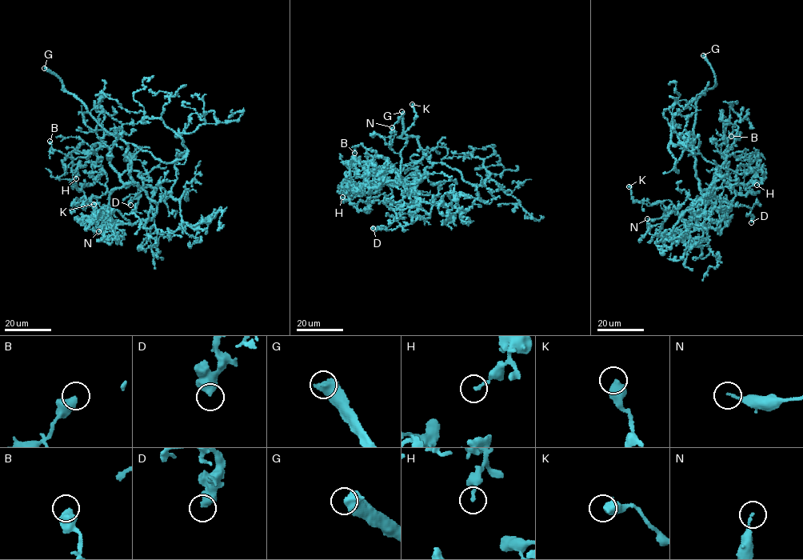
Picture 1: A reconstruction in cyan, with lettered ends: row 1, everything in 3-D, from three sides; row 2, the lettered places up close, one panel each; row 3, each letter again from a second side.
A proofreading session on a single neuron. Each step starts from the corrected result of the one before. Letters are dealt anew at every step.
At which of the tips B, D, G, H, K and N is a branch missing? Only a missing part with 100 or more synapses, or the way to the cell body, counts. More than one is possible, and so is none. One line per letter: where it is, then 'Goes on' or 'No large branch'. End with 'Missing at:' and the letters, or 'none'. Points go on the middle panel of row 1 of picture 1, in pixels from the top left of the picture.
B: Place: (354, 153). No large branch
D: Place: (373, 228). No large branch
G: Place: (401, 111). Goes on
H: Place: (342, 197). No large branch
K: Place: (412, 104). No large branch
N: Place: (392, 127). No large branch
Missing at: G

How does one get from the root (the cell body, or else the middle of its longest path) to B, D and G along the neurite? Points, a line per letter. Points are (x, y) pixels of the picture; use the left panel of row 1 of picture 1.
B: (128, 144), (133, 183), (121, 181), (109, 148), (75, 159), (51, 152), (49, 141)
D: (128, 144), (130, 179), (156, 204), (157, 211), (152, 212), (150, 201), (156, 186), (141, 188), (130, 205)
G: (128, 144), (106, 130), (79, 99), (67, 91), (63, 82), (44, 68)

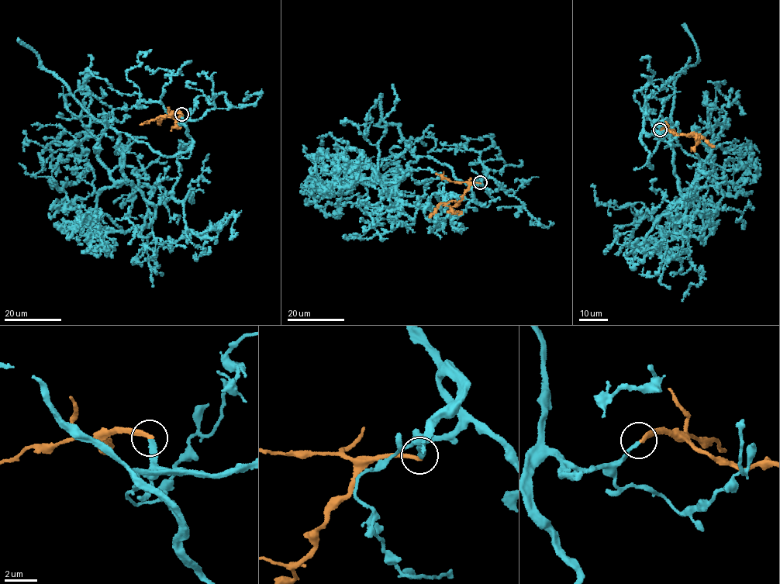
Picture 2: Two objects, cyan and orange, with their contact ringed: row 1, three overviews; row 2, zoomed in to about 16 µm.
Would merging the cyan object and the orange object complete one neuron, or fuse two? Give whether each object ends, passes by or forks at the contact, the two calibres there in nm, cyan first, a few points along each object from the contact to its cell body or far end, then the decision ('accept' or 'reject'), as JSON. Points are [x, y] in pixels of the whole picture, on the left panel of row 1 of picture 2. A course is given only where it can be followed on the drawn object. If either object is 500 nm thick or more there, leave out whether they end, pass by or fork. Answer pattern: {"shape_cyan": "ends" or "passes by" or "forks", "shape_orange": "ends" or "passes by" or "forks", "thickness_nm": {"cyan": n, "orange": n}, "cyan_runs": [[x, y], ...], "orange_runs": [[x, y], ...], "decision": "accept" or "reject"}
{"shape_cyan": "ends", "shape_orange": "ends", "thickness_nm": {"cyan": 240, "orange": 240}, "cyan_runs": [[181, 114], [171, 156], [120, 133], [123, 176], [237, 233]], "orange_runs": [[181, 114], [175, 112], [174, 116], [159, 117], [160, 125]], "decision": "accept"}

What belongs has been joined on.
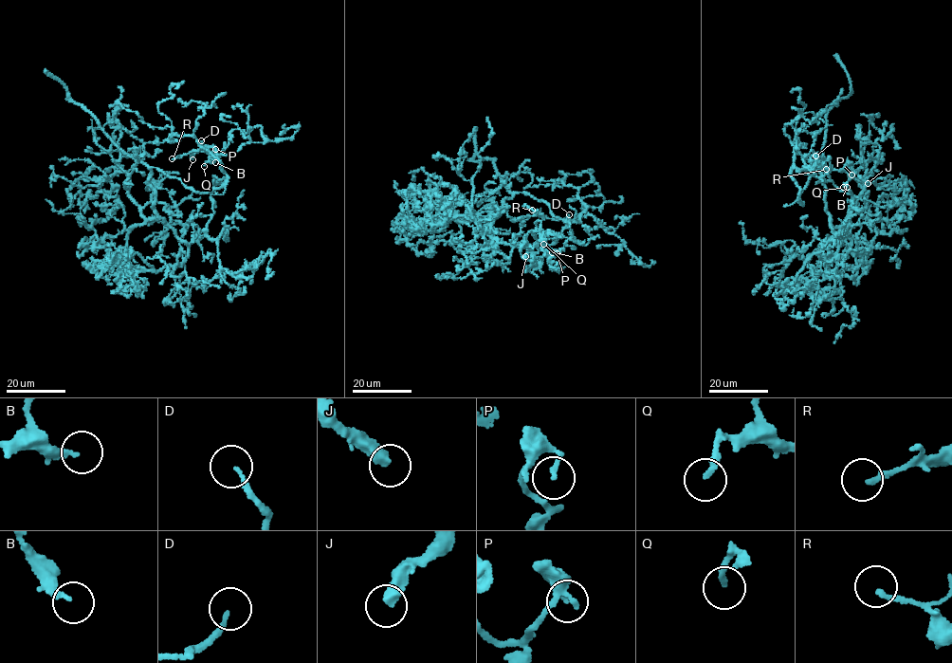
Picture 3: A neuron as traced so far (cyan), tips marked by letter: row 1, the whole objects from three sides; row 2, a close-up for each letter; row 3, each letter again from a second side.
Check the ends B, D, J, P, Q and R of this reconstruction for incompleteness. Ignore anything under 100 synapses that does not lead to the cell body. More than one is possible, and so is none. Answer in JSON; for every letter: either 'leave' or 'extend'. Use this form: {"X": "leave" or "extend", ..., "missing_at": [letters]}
{"B": "leave", "D": "leave", "J": "leave", "P": "leave", "Q": "leave", "R": "leave", "missing_at": []}

